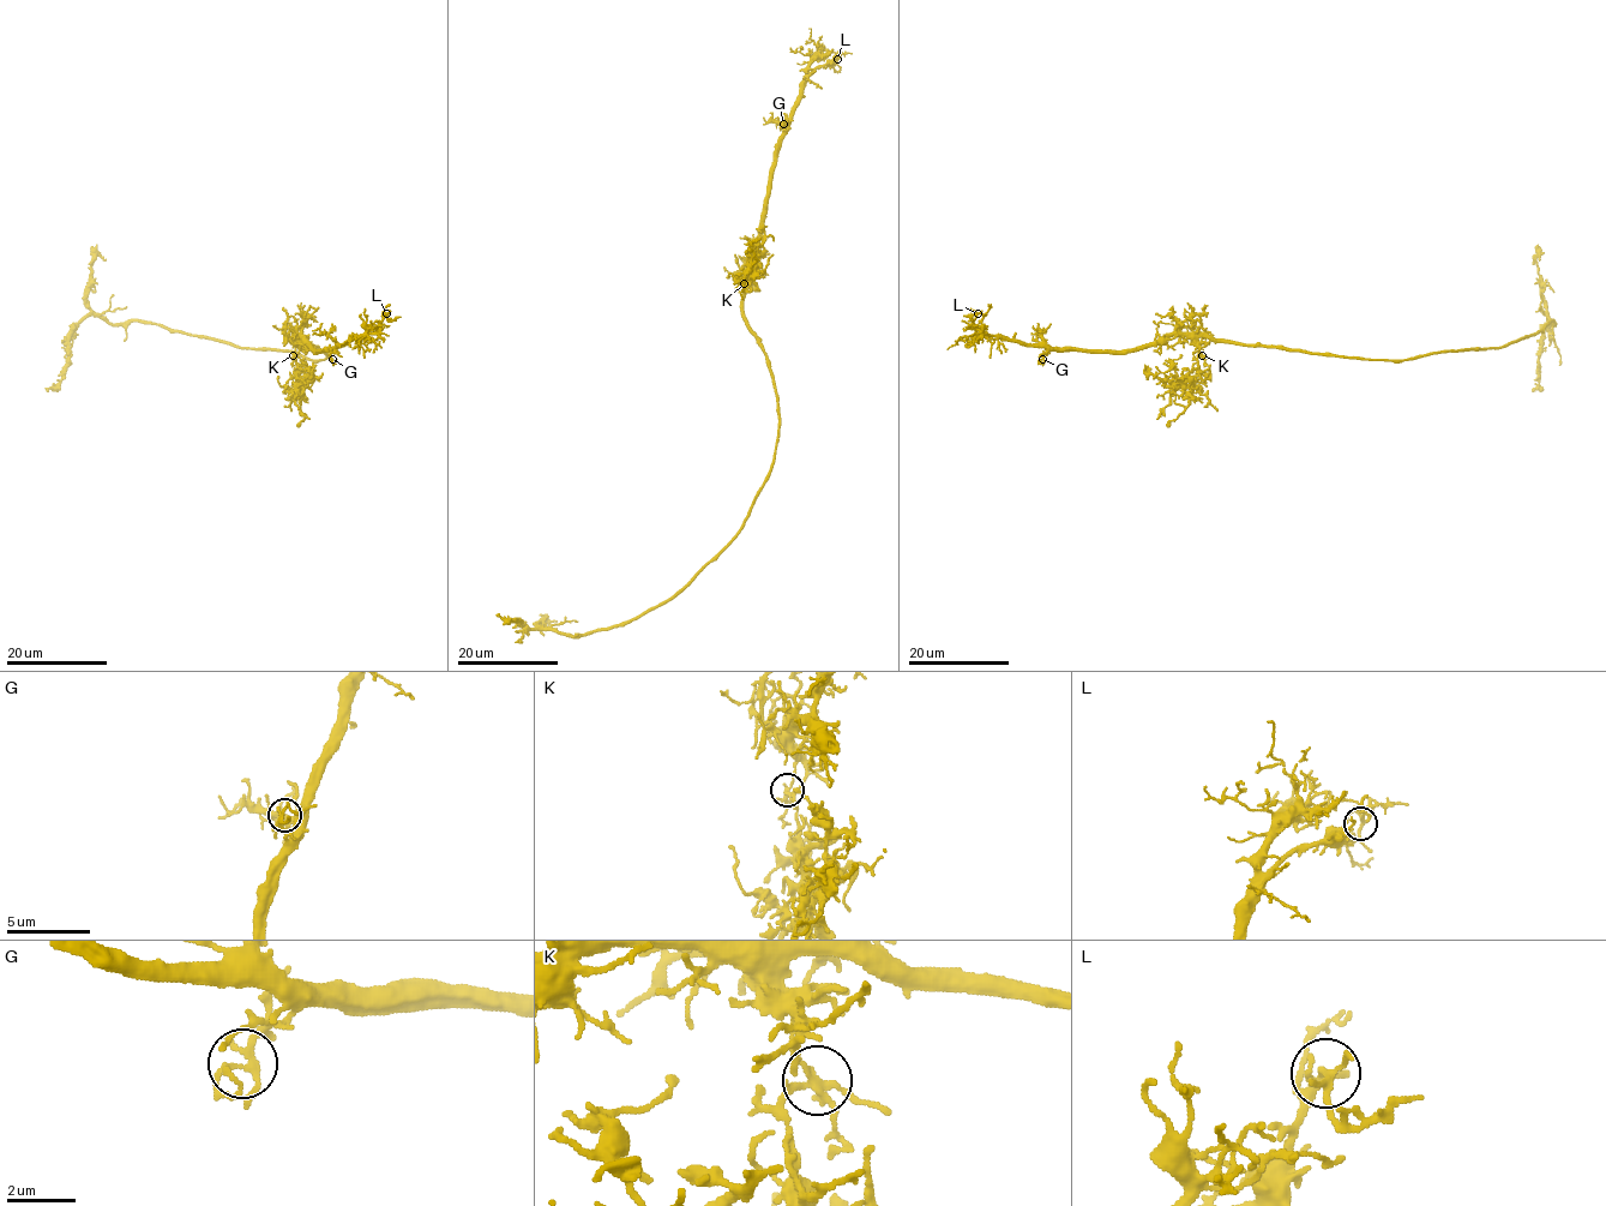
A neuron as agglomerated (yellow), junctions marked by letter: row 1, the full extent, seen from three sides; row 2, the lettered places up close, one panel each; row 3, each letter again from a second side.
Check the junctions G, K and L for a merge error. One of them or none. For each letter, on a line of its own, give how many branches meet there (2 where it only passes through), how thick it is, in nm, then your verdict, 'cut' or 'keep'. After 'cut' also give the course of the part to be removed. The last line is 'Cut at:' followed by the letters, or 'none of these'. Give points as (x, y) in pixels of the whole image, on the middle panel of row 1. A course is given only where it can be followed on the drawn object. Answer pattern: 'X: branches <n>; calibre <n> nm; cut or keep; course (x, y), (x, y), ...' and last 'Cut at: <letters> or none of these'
G: branches 4; calibre 160 nm; keep
K: branches 4; calibre 200 nm; cut; course (744, 283), (750, 258), (764, 241), (763, 227), (767, 227)
L: branches 5; calibre 170 nm; keep
Cut at: K

